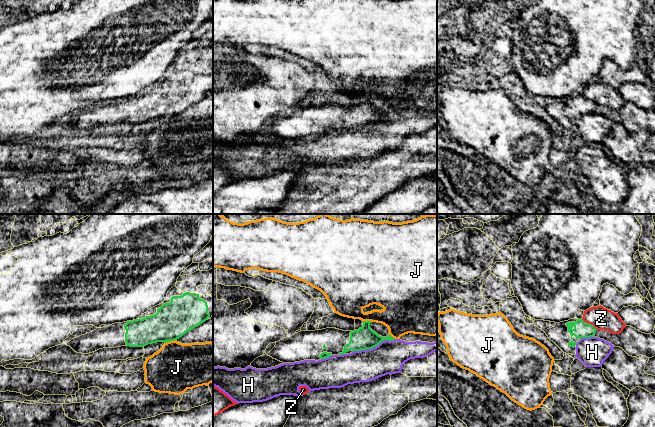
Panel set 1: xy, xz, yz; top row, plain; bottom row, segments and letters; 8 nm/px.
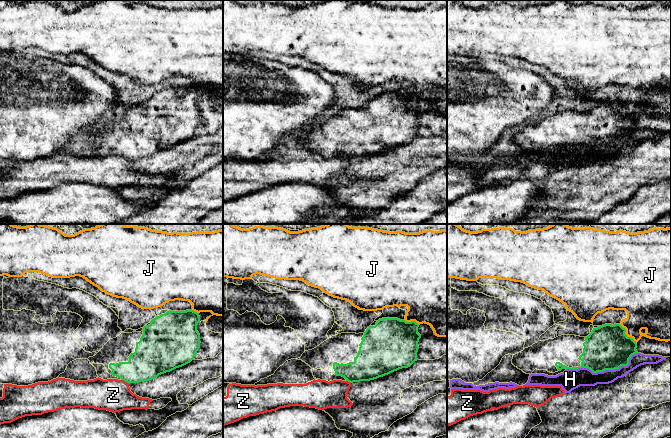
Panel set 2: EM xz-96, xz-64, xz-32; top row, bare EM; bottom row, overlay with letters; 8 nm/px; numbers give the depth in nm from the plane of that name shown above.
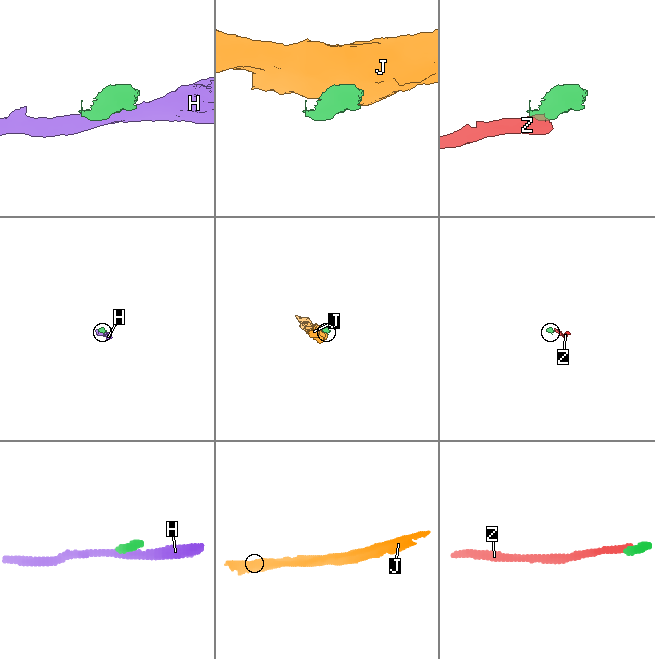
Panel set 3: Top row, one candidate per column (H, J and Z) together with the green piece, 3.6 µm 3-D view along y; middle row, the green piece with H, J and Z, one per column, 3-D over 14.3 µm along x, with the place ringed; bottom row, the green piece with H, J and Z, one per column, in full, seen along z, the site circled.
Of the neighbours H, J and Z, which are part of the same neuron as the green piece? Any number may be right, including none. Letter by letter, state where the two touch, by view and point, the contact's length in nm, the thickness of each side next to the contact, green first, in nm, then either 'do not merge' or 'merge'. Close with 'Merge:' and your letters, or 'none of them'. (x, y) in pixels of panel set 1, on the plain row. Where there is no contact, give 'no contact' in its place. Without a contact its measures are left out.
H: xz (374, 122) | 360 nm | 180/260 nm | do not merge
J: xy (170, 116) | 100 nm | 280/400 nm | do not merge
Z: yz (592, 101) | 110 nm | 130/180 nm | do not merge
Merge: none of them

